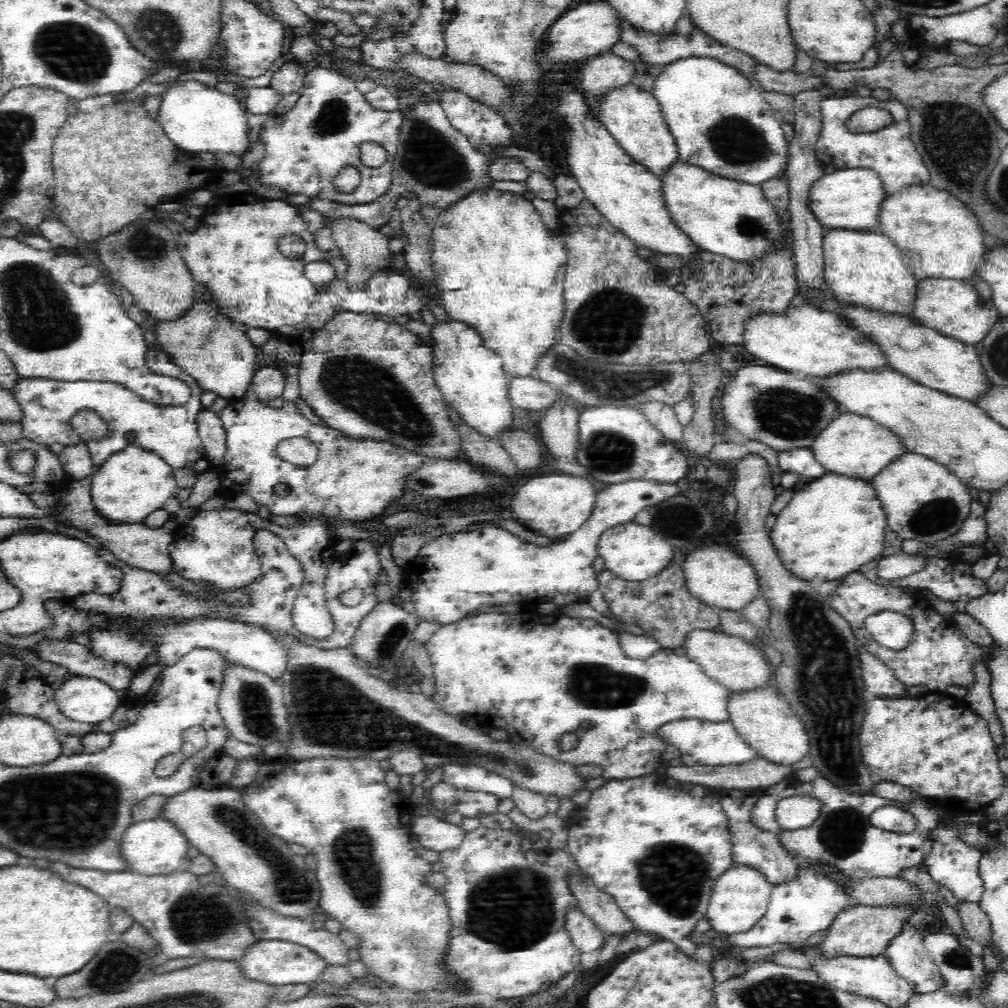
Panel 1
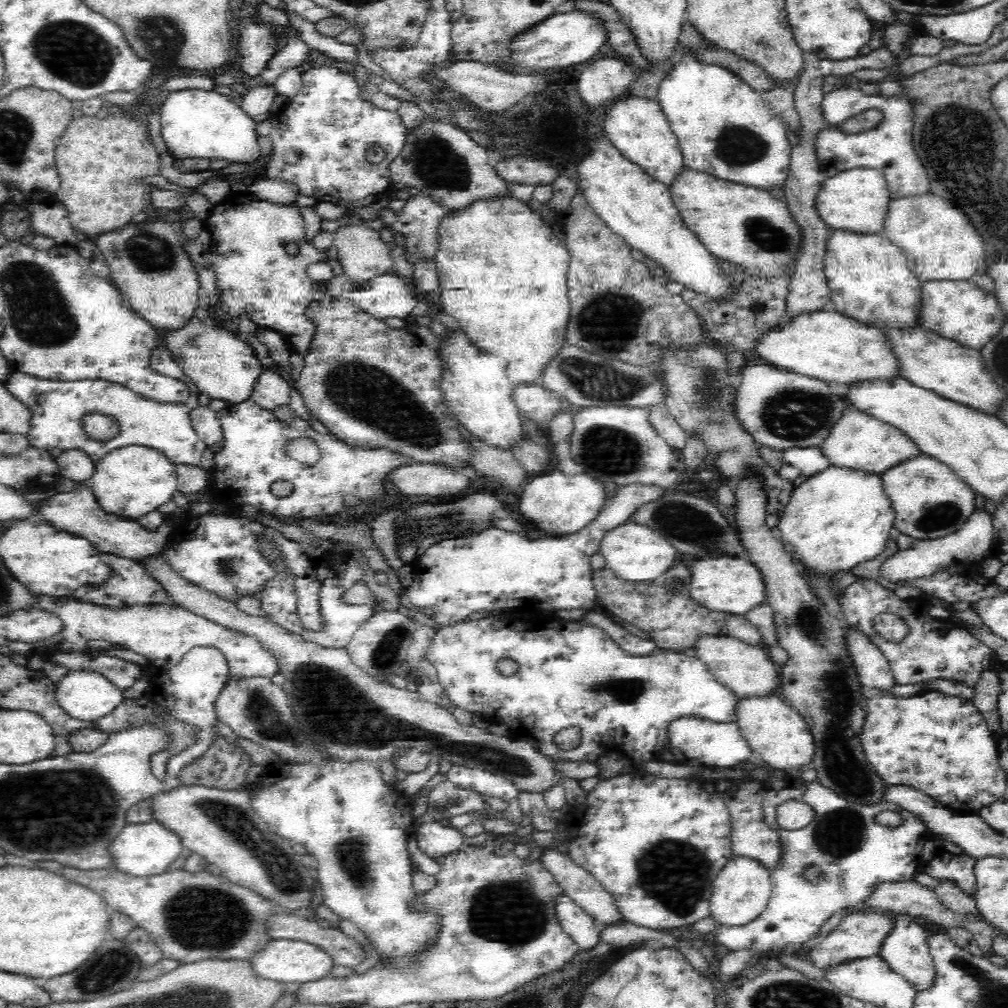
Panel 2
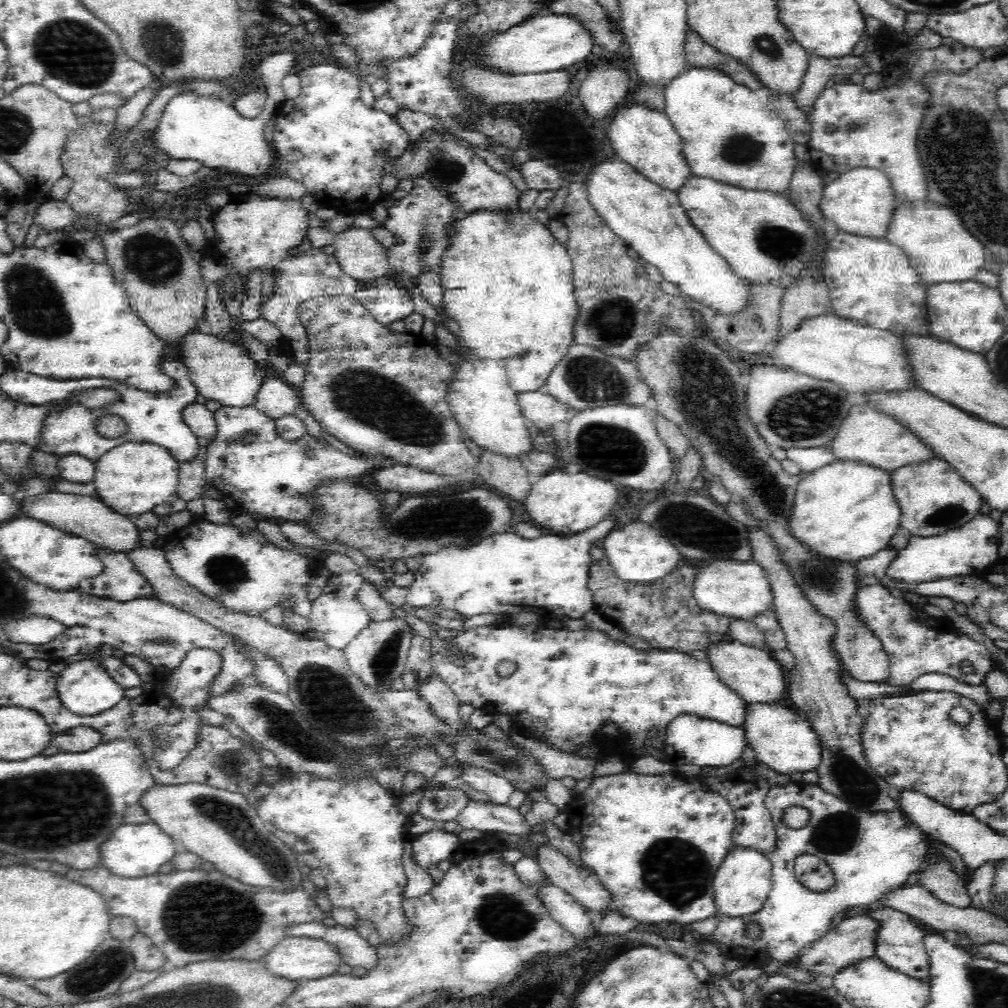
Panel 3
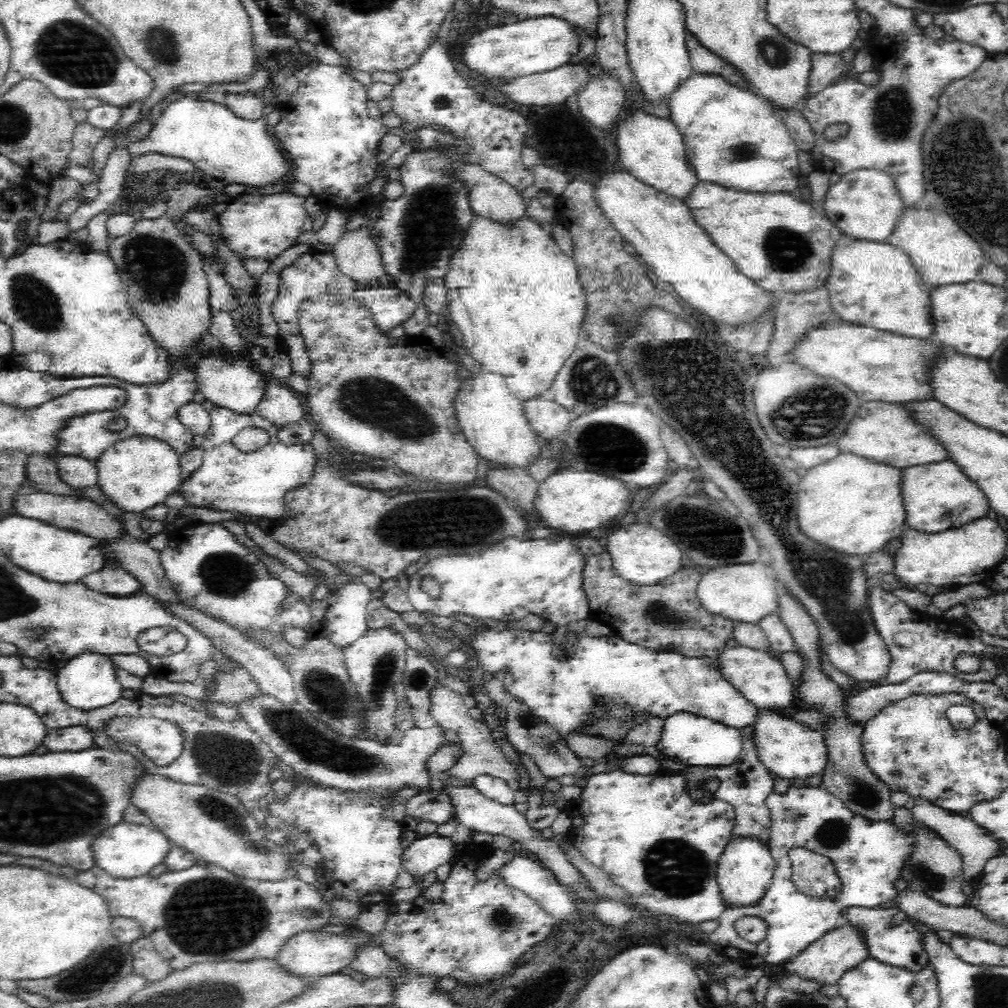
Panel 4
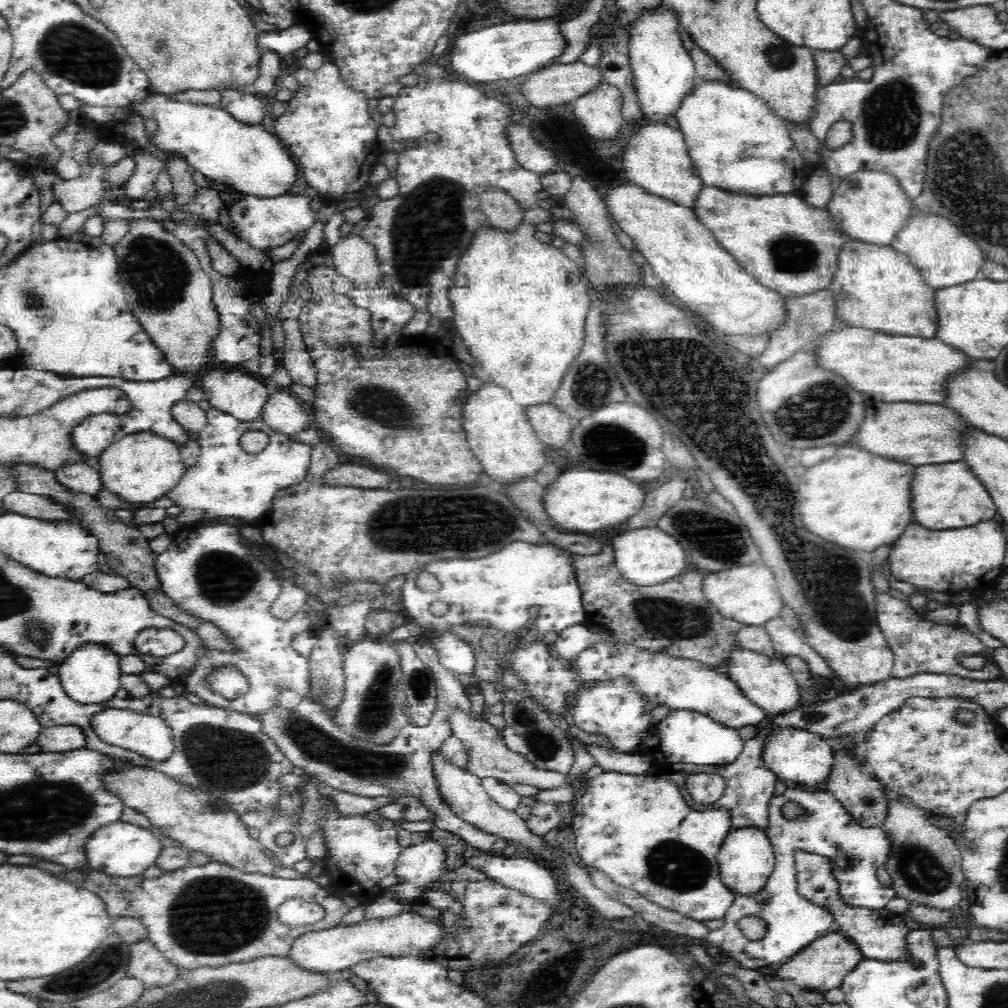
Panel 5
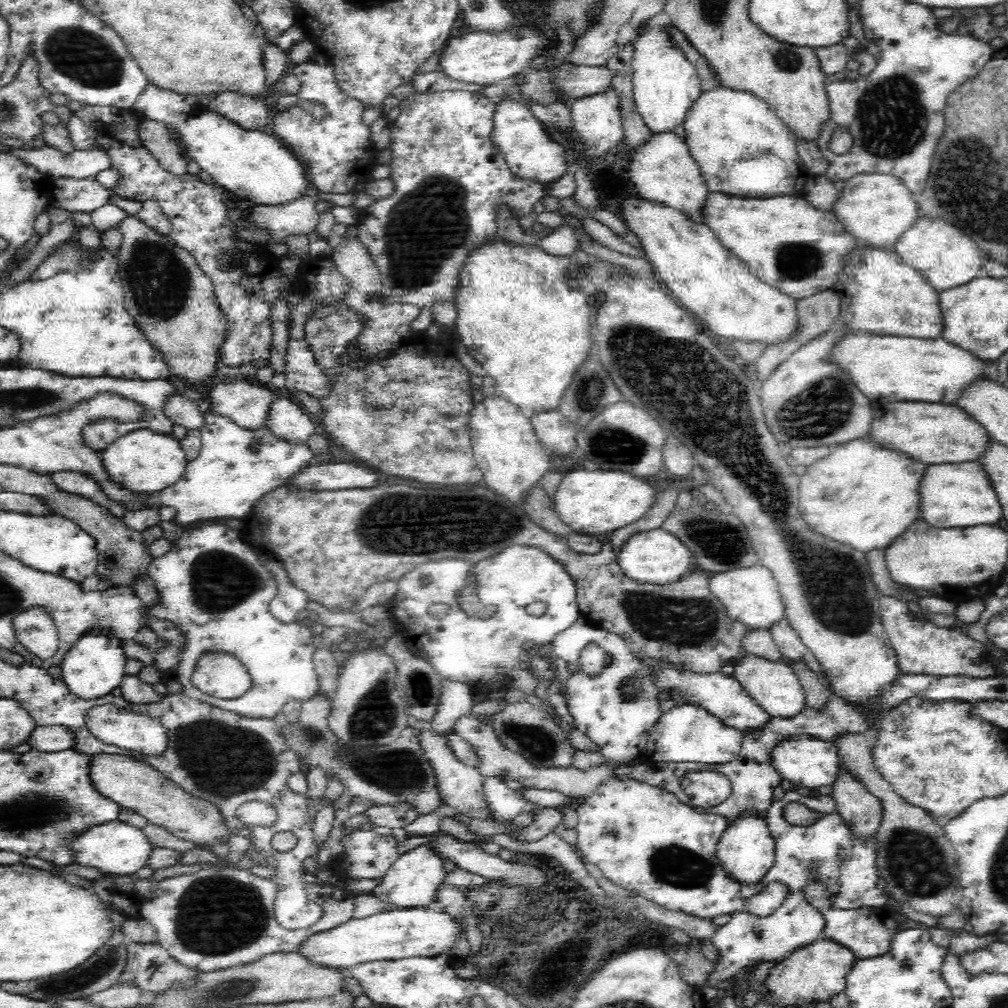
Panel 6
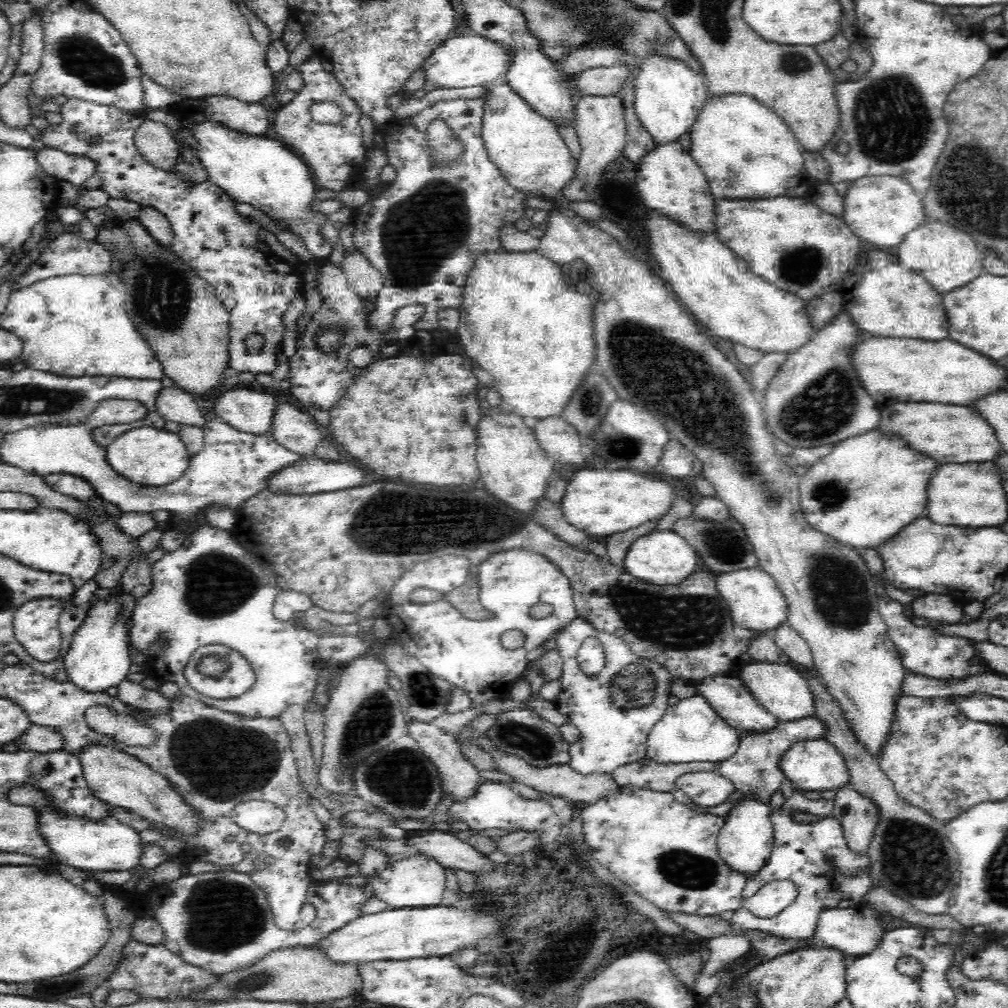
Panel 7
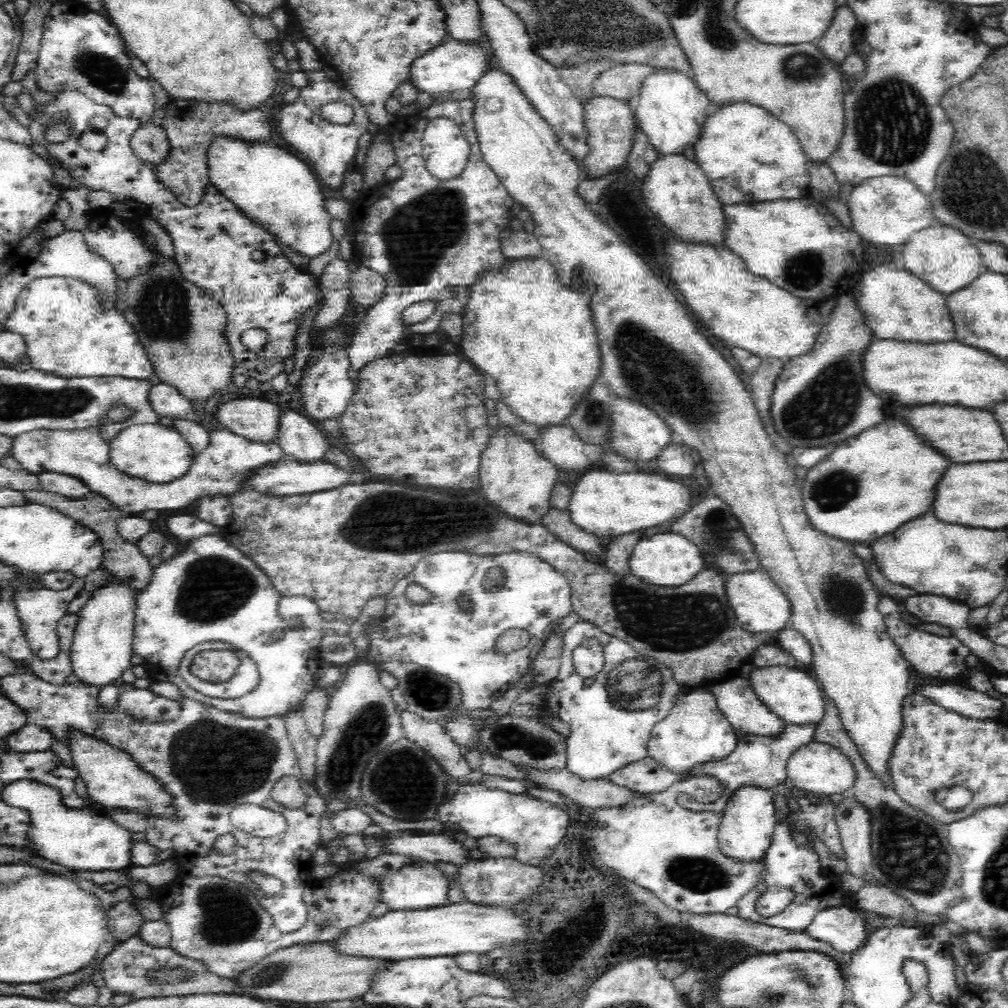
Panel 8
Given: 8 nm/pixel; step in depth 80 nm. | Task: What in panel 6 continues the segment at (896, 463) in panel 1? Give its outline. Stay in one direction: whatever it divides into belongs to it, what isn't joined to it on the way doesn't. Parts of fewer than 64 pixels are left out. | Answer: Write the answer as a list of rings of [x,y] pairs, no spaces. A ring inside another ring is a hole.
[[[975,460],[927,465],[919,480],[919,519],[936,529],[997,524],[1002,518],[1002,509],[986,480],[982,467]]]

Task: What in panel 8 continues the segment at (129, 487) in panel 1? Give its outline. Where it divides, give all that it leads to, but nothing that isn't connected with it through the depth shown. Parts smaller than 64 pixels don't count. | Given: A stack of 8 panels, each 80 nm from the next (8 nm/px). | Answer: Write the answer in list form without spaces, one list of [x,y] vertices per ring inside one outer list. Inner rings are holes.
[[[138,424],[124,428],[109,442],[110,462],[130,478],[165,485],[184,476],[193,461],[193,452],[173,427]]]

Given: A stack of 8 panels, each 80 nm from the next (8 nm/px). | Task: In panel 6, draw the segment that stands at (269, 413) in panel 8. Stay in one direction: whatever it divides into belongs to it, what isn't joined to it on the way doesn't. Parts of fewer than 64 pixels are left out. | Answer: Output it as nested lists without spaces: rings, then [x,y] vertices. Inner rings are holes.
[[[230,380],[230,382],[214,382],[208,388],[208,398],[212,404],[212,410],[232,421],[236,421],[241,427],[255,429],[265,424],[269,404],[273,401],[272,392],[266,387],[250,384],[248,380]]]

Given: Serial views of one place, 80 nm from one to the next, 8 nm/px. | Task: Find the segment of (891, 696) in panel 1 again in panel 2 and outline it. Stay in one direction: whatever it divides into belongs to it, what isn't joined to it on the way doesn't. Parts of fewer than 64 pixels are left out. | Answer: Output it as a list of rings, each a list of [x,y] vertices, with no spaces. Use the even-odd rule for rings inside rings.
[[[846,628],[854,667],[864,690],[892,690],[898,685],[884,655],[861,634]]]

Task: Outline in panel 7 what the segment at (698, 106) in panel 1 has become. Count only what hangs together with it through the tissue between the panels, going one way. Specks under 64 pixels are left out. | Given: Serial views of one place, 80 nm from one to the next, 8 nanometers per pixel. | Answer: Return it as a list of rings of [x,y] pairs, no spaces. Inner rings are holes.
[[[748,94],[709,96],[690,125],[690,154],[708,181],[715,199],[767,199],[807,197],[812,178],[806,171],[801,146],[790,127],[770,107]]]

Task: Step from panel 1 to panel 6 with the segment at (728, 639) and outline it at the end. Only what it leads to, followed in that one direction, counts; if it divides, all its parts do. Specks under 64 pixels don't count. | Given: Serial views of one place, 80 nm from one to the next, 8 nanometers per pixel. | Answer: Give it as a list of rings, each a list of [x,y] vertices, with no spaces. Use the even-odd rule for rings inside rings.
[[[741,653],[732,664],[732,676],[741,684],[744,692],[771,717],[788,718],[797,715],[806,706],[800,681],[790,665],[747,653]]]

